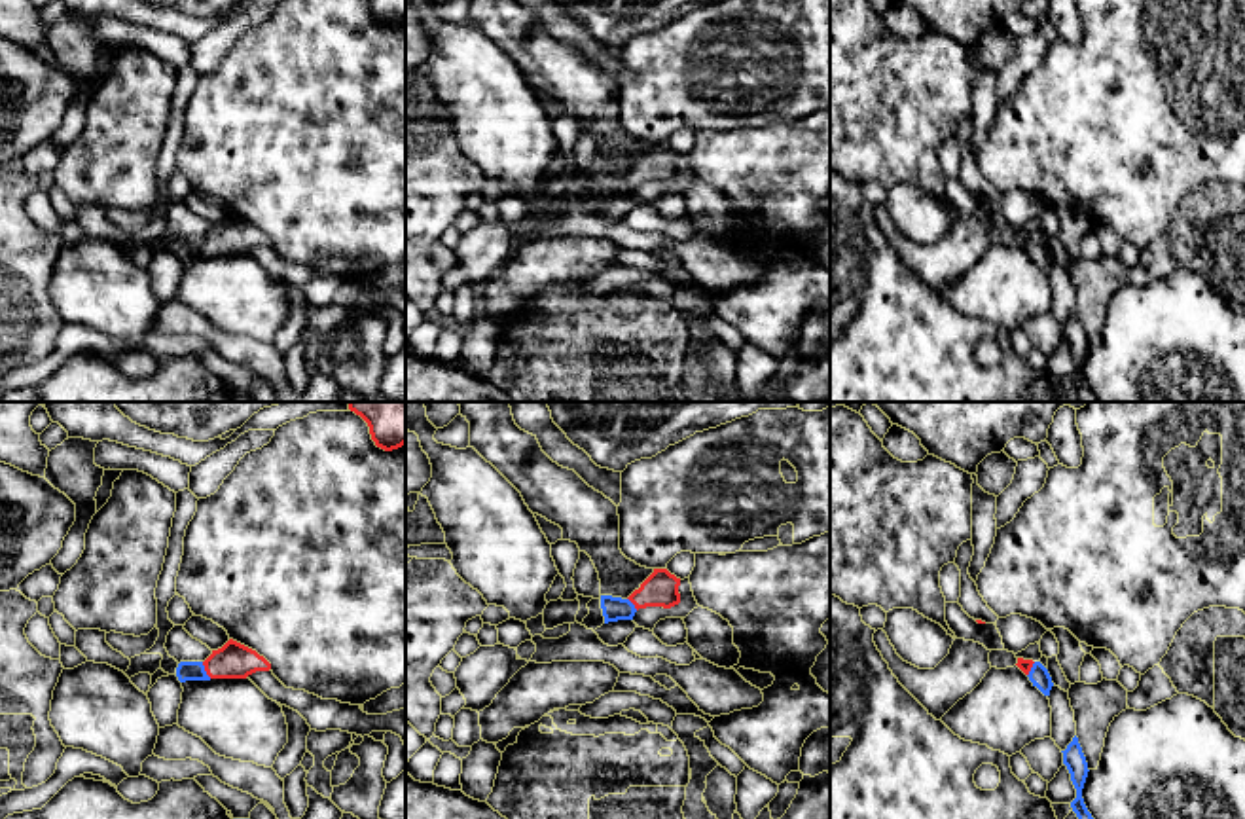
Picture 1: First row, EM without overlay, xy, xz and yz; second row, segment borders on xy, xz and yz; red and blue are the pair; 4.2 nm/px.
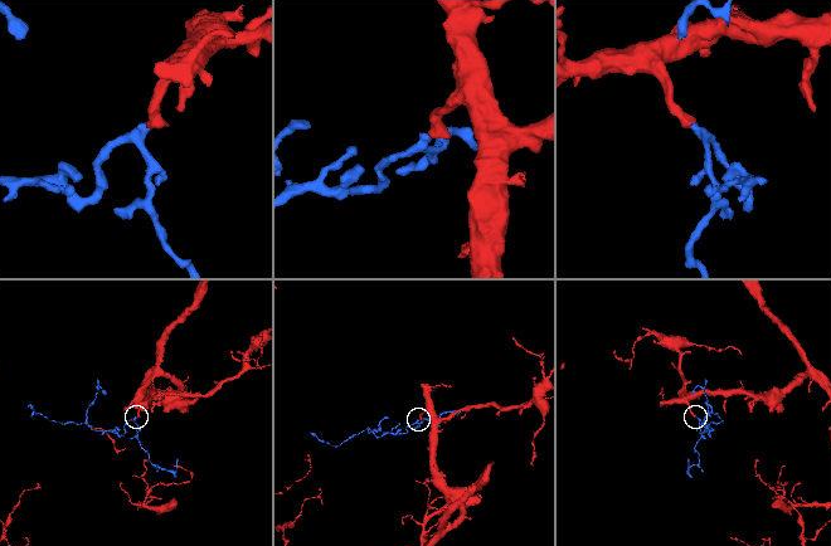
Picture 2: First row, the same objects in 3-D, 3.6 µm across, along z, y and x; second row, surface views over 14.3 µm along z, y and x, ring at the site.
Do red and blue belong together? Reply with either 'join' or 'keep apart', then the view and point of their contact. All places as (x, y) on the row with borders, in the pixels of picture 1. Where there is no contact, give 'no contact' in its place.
join; meets red in xy at (205, 670)

